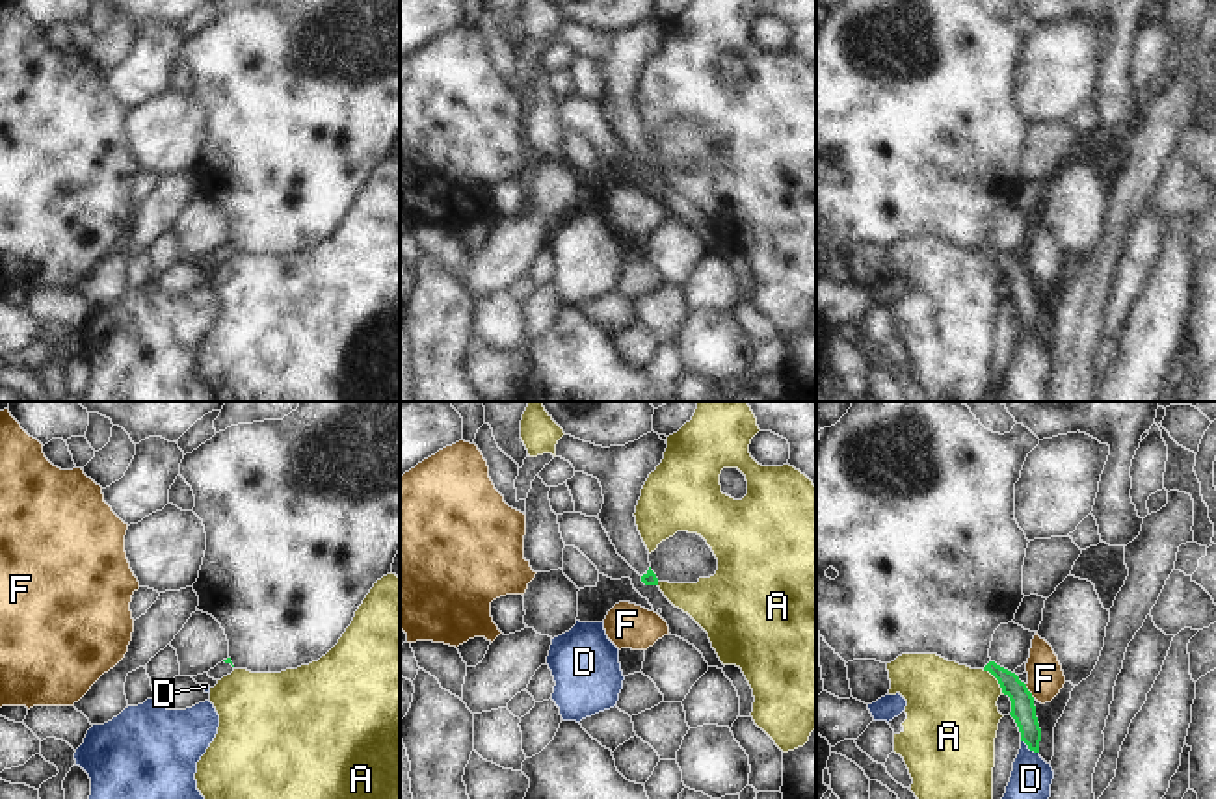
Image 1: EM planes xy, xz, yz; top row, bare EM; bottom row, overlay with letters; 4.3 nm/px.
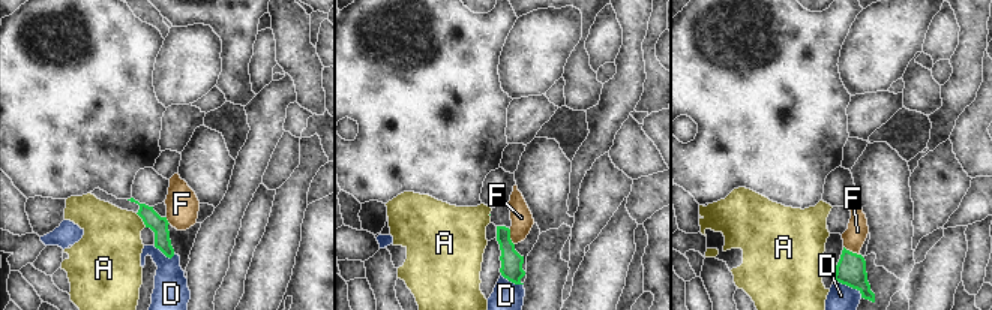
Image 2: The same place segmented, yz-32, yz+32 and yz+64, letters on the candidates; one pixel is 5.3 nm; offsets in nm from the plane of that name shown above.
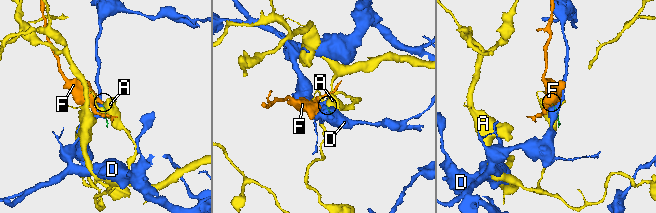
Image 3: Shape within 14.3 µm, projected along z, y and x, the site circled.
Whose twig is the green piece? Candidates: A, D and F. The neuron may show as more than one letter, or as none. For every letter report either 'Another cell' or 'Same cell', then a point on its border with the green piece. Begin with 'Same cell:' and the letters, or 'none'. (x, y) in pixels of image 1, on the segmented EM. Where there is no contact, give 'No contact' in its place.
Same cell: none
A: Another cell. Touches green at yz (997, 679)
D: Another cell. Touches green at yz (1030, 749)
F: Another cell. Touches green at yz (1029, 692).

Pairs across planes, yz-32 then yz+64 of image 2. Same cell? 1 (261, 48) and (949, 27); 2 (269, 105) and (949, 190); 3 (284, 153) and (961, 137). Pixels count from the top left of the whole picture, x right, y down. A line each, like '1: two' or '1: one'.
1: one
2: two
3: one

